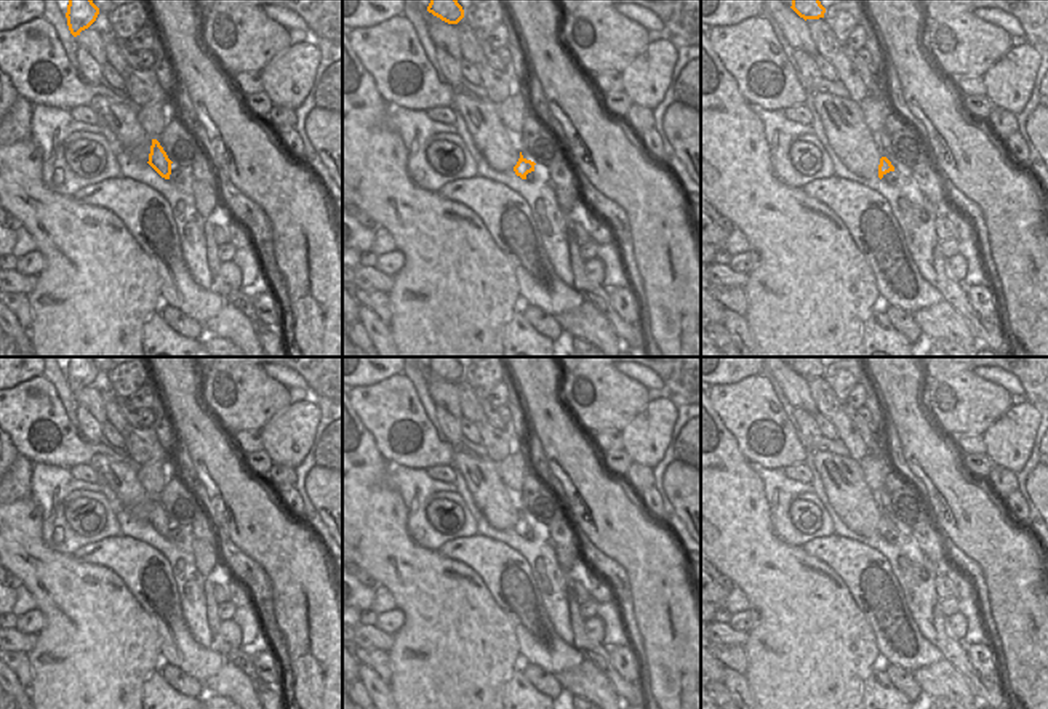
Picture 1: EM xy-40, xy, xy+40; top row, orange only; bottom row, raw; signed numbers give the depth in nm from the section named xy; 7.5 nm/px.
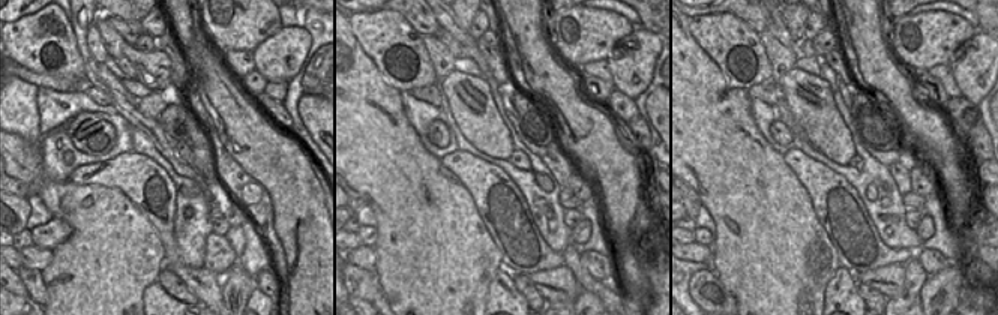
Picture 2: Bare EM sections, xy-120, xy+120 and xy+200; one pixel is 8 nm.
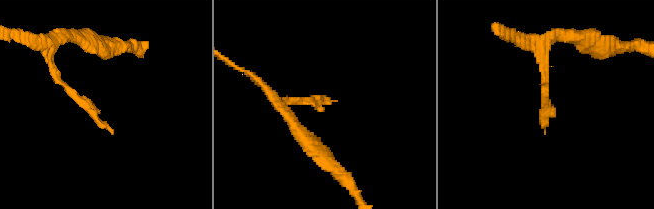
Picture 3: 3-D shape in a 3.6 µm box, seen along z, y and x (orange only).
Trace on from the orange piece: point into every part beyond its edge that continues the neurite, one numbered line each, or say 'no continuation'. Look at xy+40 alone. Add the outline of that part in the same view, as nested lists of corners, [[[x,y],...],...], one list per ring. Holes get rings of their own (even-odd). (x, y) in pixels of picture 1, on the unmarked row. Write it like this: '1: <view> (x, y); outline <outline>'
no continuation

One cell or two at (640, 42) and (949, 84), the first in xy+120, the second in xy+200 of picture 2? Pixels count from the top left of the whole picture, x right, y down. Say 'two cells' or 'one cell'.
two cells

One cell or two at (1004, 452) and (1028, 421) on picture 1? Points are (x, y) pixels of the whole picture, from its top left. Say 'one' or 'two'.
one

